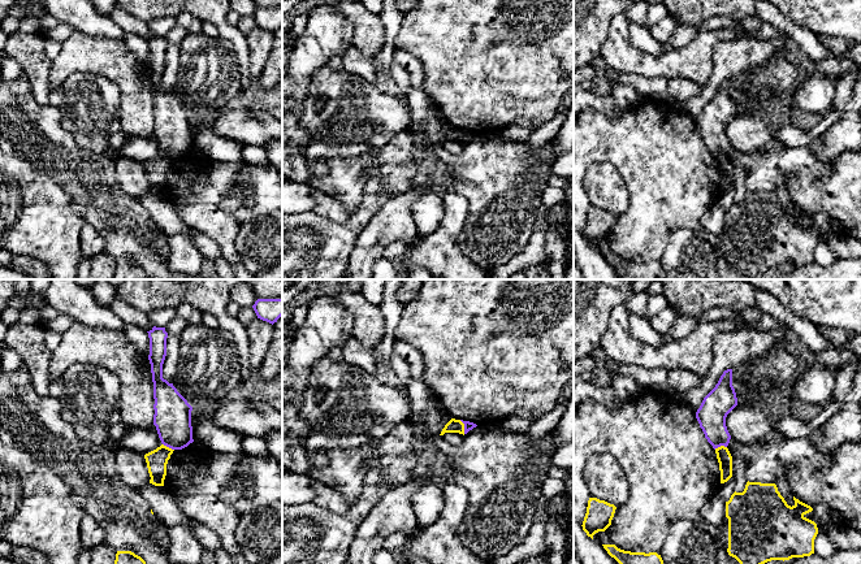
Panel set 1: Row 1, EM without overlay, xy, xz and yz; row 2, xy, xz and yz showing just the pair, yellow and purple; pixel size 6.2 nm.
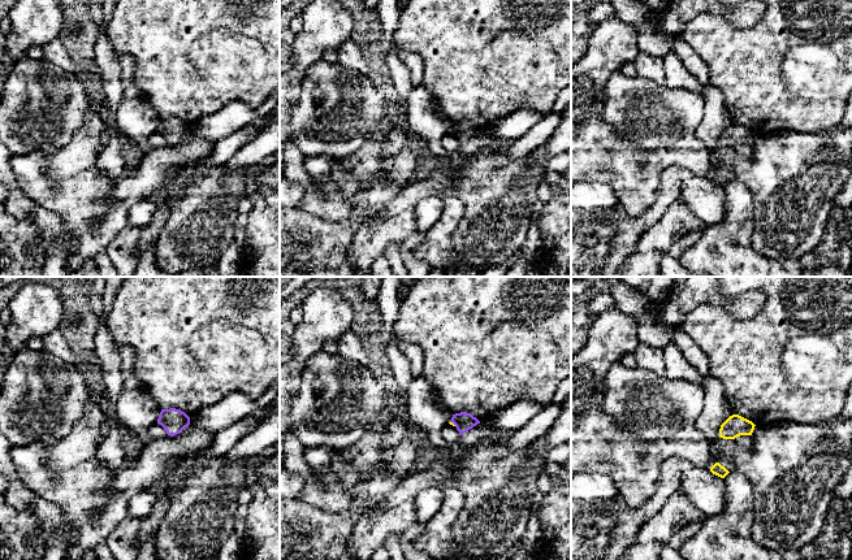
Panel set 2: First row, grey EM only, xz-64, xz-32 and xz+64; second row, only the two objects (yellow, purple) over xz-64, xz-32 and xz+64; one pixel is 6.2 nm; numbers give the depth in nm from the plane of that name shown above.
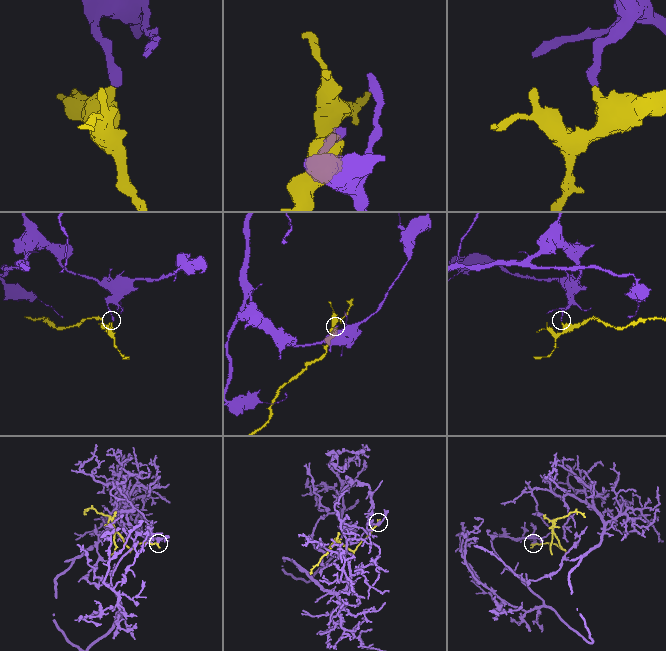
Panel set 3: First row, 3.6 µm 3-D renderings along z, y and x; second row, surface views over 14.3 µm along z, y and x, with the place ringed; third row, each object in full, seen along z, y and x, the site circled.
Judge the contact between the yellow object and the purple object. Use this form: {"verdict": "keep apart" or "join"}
{"verdict": "keep apart"}

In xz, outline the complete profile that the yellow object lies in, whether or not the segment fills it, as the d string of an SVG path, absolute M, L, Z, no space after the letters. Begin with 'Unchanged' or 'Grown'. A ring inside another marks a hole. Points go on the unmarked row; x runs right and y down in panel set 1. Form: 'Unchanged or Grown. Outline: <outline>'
Unchanged. Outline: M451 127L440 144L444 144L445 142L459 142L464 144L464 133L460 129Z

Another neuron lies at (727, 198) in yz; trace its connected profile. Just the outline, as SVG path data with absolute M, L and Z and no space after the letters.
M732 185L727 191L721 192L718 204L726 212L730 209L734 201L735 201L735 187Z

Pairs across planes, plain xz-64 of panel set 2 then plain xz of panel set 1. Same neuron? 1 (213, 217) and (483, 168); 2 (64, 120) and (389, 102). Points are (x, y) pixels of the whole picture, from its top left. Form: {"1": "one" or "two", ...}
{"1": "one", "2": "one"}

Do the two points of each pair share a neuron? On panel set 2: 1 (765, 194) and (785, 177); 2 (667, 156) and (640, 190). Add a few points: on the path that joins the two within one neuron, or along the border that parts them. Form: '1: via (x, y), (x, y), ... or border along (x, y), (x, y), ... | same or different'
1: via (770, 191), (779, 182) | same
2: via (660, 164), (644, 182) | same

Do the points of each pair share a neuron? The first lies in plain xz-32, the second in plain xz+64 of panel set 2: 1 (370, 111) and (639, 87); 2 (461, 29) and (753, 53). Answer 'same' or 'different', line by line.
1: same
2: same

